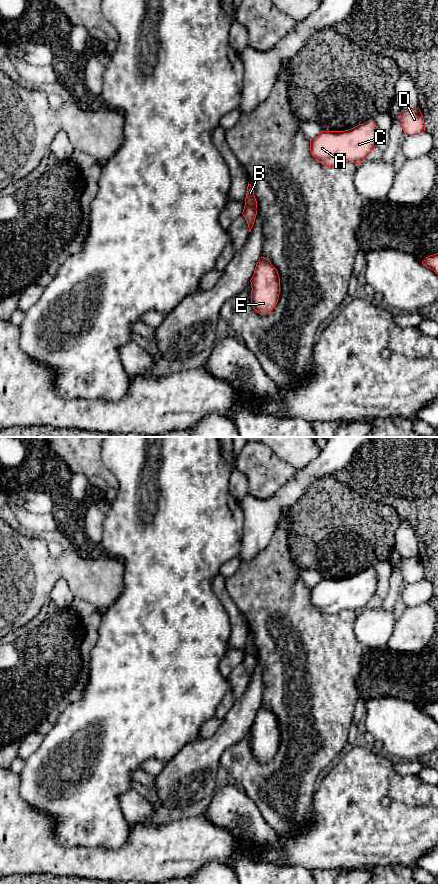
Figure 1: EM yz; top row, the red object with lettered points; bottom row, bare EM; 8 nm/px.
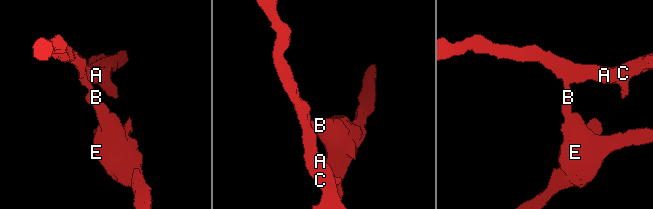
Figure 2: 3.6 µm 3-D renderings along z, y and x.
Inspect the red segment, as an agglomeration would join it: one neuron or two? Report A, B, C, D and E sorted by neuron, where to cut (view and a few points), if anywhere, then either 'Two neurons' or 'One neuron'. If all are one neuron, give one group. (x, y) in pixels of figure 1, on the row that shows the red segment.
Groups: A B C D / E. Split along yz (245, 202), (255, 209). Two neurons

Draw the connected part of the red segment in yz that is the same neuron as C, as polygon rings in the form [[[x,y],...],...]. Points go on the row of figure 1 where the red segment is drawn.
[[[371,119],[345,131],[323,130],[310,140],[310,152],[325,166],[345,162],[359,164],[375,149],[376,142],[377,127]]]

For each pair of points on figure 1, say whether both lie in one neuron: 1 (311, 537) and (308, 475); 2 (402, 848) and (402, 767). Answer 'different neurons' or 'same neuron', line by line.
1: different neurons
2: different neurons

